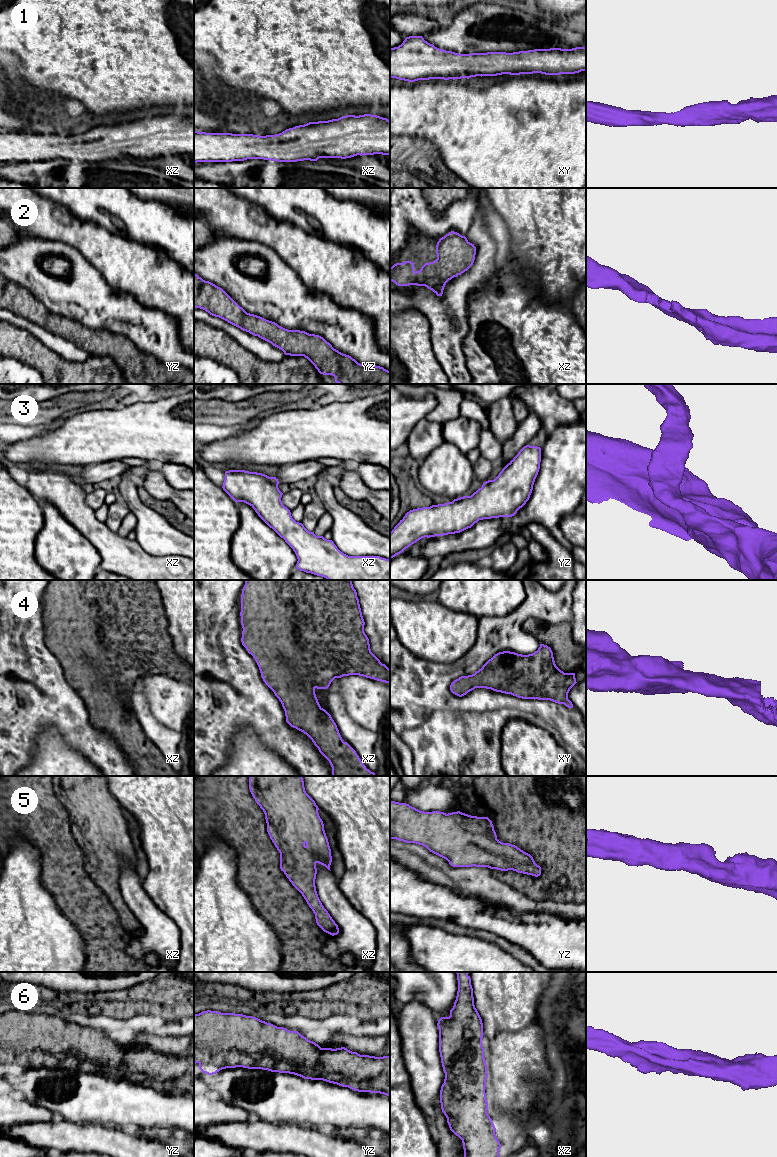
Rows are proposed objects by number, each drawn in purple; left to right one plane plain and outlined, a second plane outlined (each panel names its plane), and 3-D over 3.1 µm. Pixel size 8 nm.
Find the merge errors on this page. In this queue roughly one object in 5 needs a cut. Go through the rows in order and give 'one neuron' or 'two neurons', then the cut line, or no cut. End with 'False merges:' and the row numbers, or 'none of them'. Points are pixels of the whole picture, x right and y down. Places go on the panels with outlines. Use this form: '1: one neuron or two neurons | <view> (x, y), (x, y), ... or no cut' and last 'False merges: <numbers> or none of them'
1: one neuron | no cut
2: one neuron | no cut
3: one neuron | no cut
4: one neuron | no cut
5: one neuron | no cut
6: one neuron | no cut
False merges: none of them

